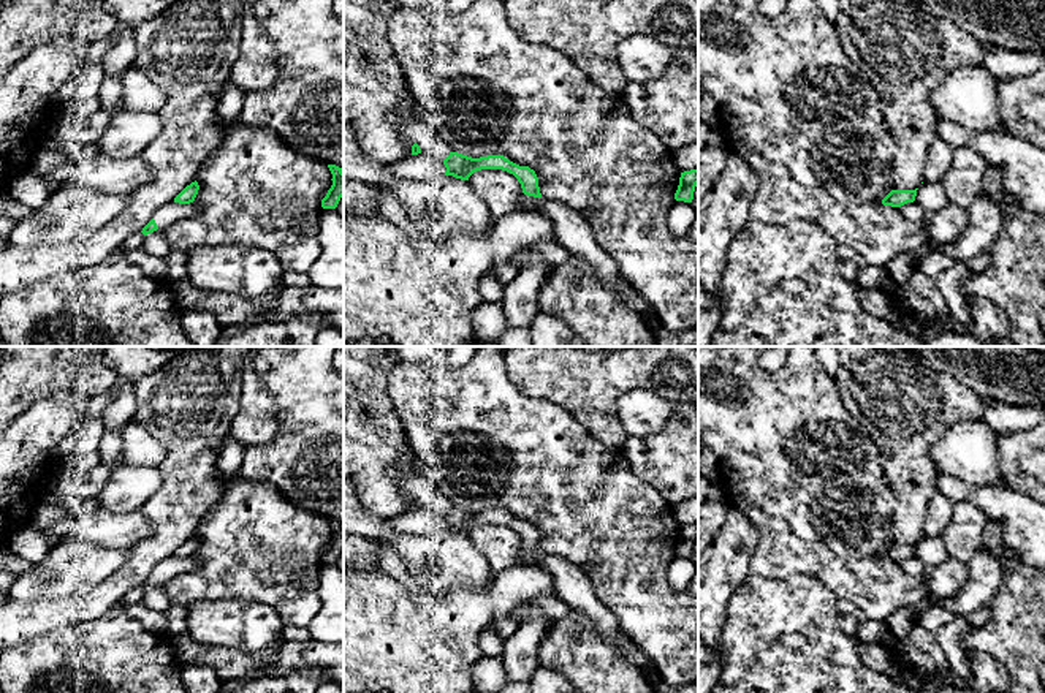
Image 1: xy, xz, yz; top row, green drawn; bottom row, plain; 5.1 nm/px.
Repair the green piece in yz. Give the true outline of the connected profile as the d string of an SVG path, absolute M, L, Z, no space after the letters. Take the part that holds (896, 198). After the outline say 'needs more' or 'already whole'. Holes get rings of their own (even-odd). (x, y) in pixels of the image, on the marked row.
M891 190L884 199L884 206L898 207L904 218L914 223L923 223L926 214L915 201L917 190Z; needs more

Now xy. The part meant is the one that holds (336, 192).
M328 165L332 174L332 185L328 190L326 196L321 199L323 209L336 209L340 198L344 196L344 171L336 165Z; already whole

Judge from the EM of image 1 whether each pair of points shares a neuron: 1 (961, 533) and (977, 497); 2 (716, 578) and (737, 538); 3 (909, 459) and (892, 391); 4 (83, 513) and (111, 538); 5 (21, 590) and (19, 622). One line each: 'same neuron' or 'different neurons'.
1: different neurons
2: same neuron
3: same neuron
4: same neuron
5: different neurons

